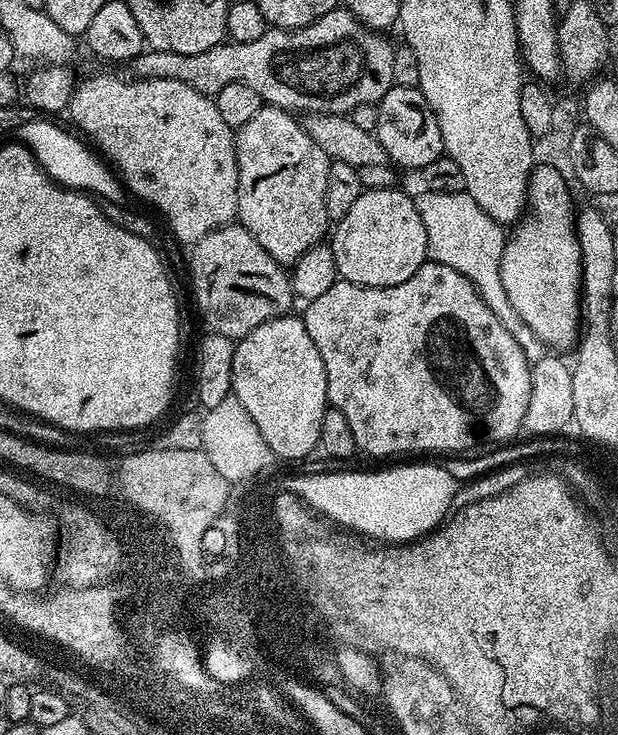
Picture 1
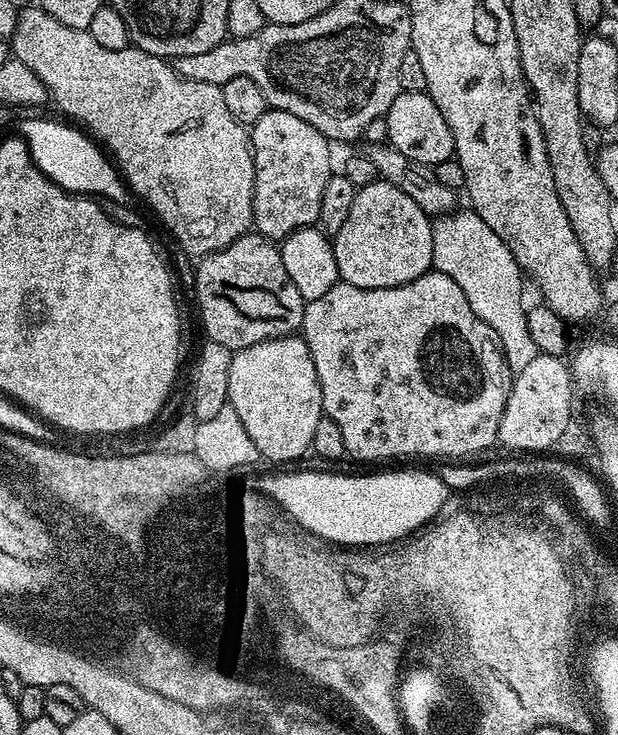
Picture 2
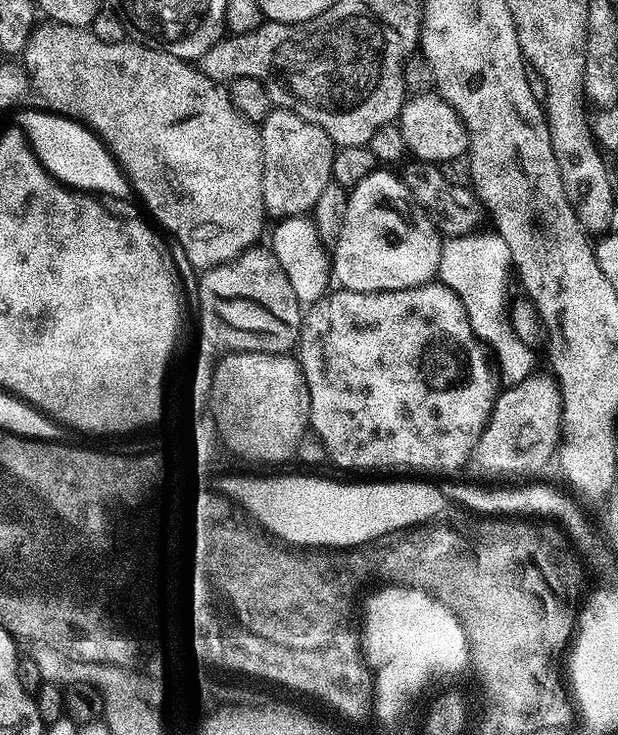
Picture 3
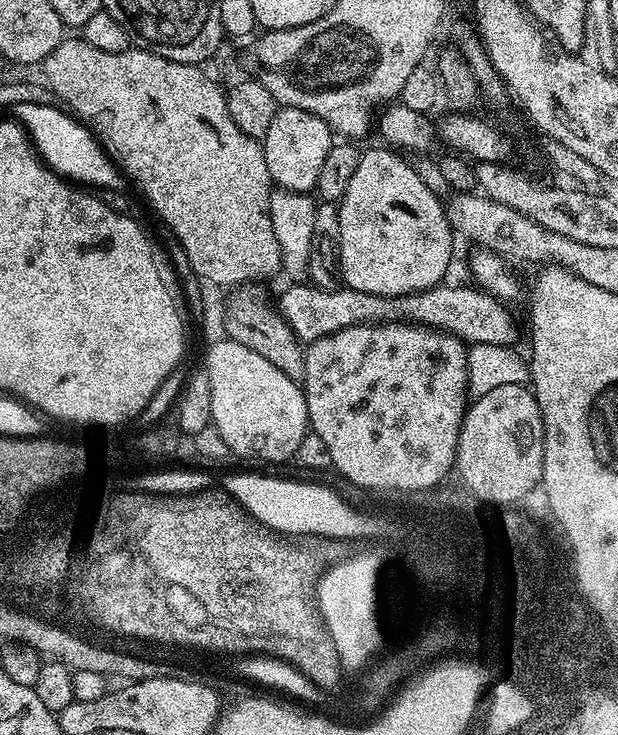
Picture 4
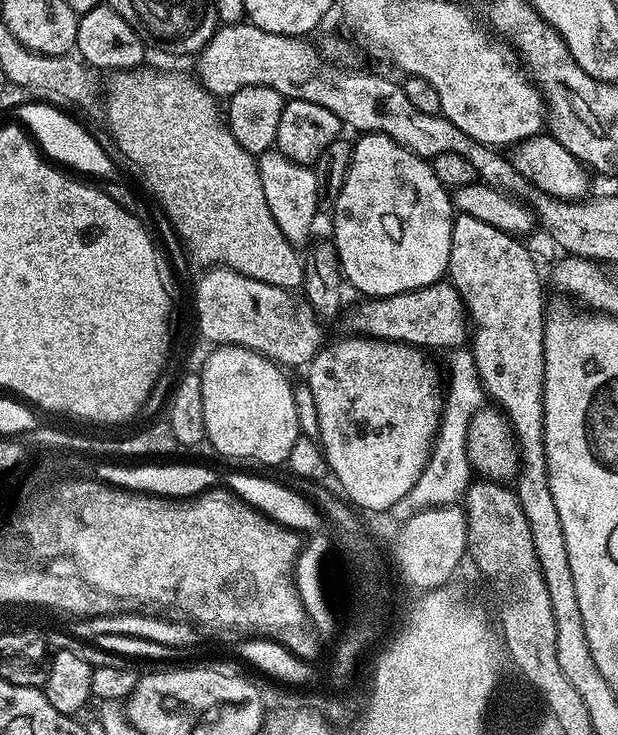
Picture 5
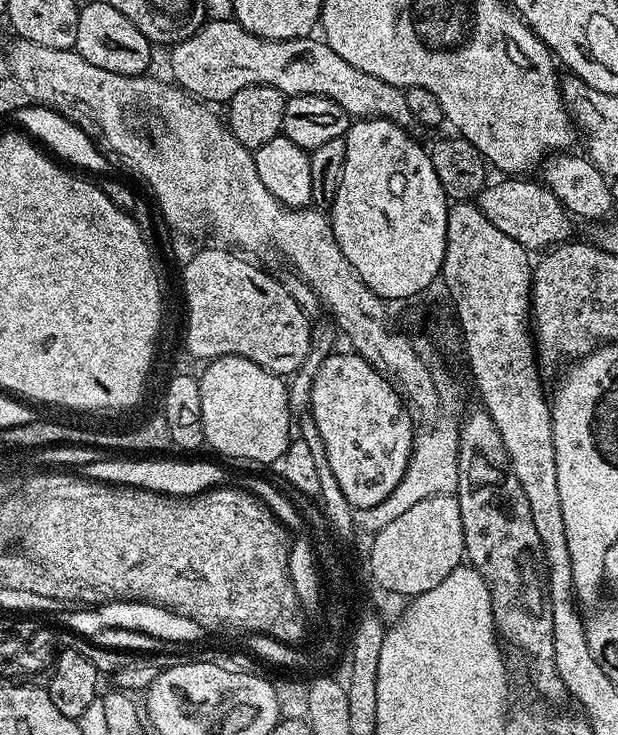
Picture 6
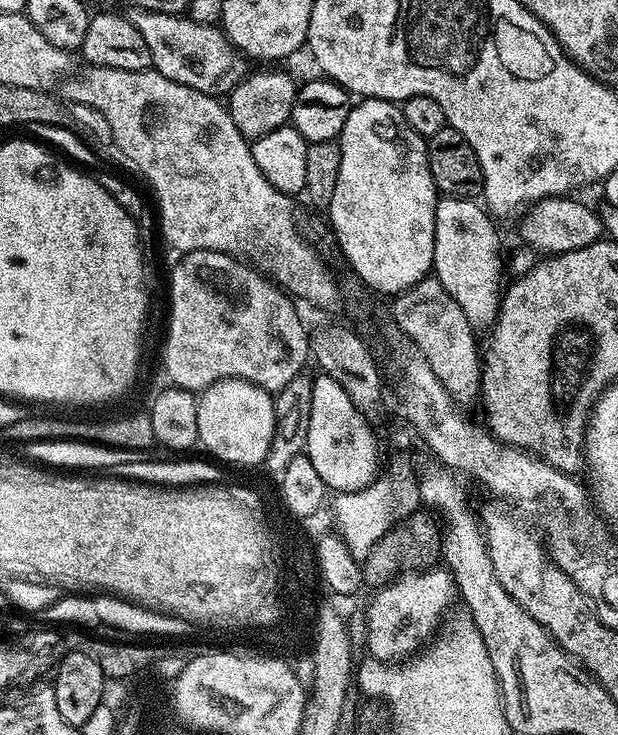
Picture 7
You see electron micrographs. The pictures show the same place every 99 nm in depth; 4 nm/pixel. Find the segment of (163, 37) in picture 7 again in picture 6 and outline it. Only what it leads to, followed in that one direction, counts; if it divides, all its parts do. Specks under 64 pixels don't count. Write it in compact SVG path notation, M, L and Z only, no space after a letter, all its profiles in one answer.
M235 19L208 20L190 38L186 38L181 44L171 45L172 52L172 76L179 87L183 88L189 96L195 97L201 102L210 100L231 100L238 90L246 86L270 86L289 96L321 96L330 98L346 110L350 118L363 118L365 120L393 120L395 124L408 126L413 123L409 108L406 107L405 89L394 86L390 82L382 82L380 78L374 78L372 74L366 74L350 62L338 58L334 50L324 43L323 39L312 36L299 36L296 40L267 40L250 34Z

